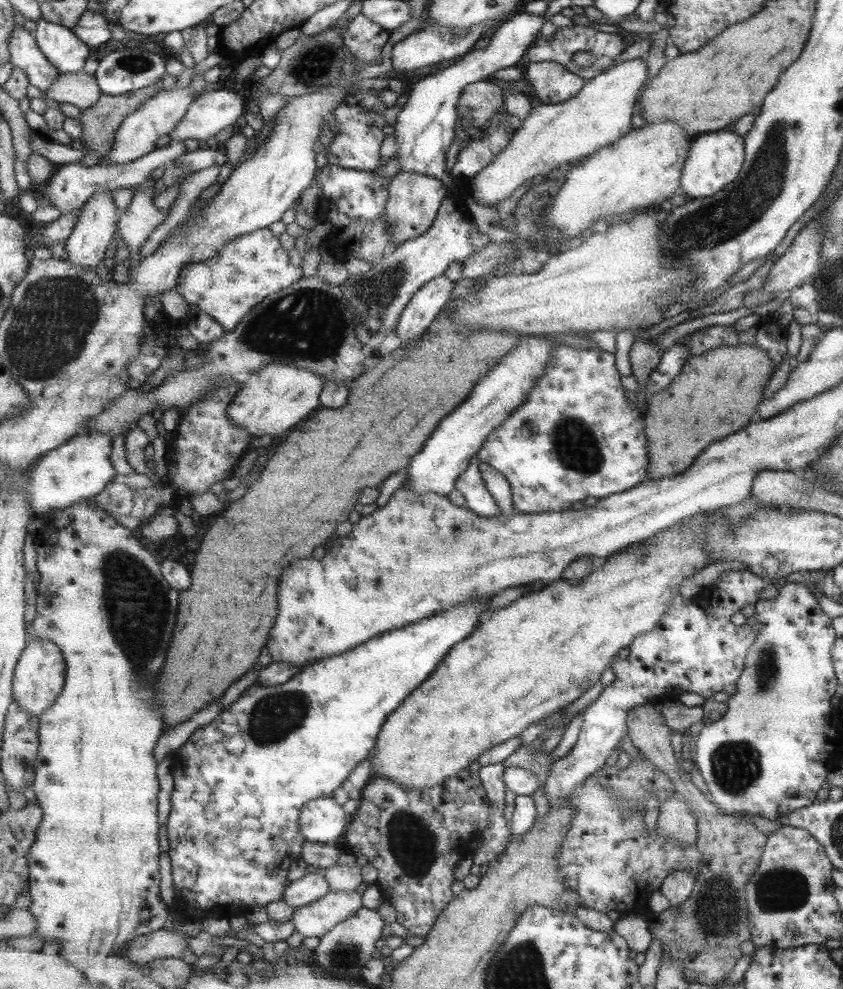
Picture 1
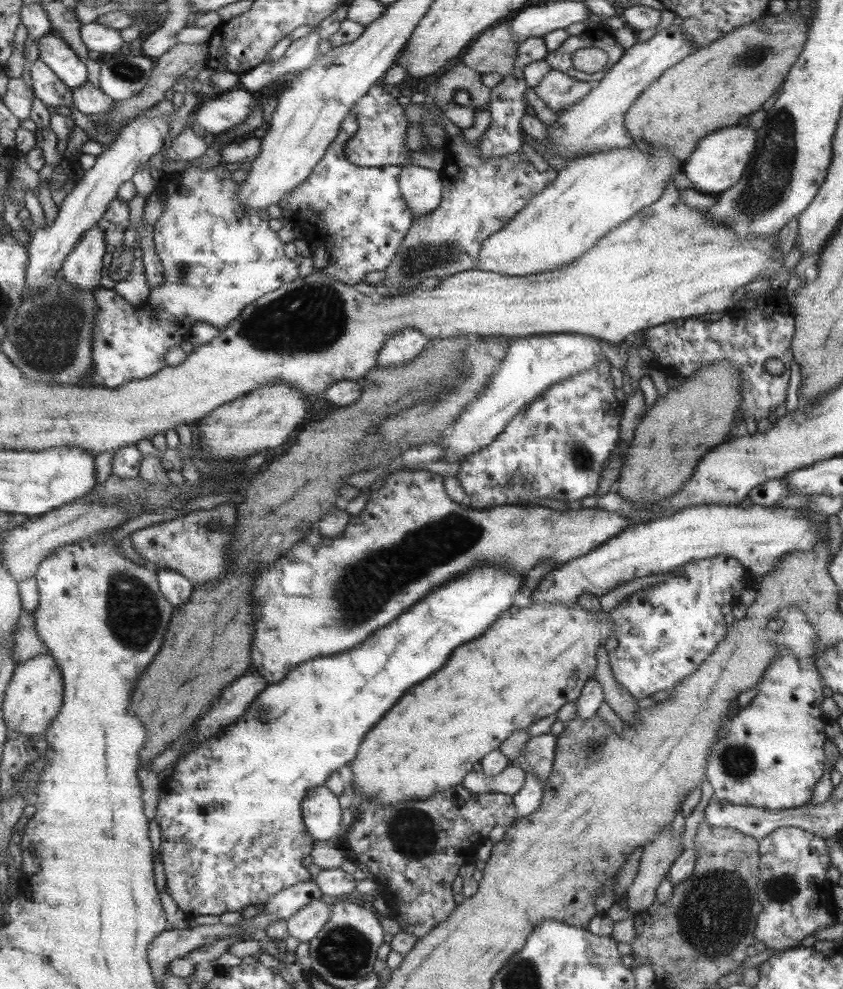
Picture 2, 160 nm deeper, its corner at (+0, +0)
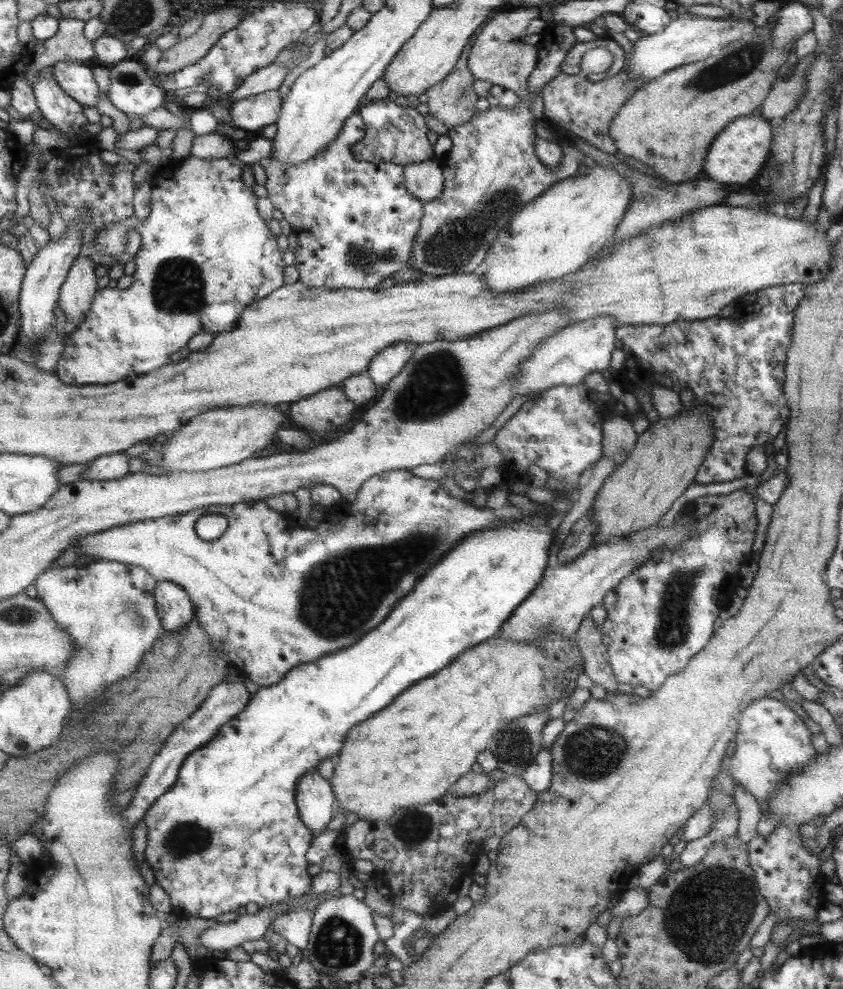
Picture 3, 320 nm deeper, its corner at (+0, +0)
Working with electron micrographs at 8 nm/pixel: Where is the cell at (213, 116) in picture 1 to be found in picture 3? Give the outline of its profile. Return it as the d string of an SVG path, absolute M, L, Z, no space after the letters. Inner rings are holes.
M278 89L228 105L233 126L253 132L269 124L277 125L284 106L285 99Z

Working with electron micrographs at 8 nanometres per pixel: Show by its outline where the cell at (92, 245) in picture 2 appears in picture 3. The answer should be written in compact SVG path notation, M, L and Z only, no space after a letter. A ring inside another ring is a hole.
M89 257L77 258L62 286L58 304L68 322L82 325L93 302L103 290L103 281L95 274L97 265Z

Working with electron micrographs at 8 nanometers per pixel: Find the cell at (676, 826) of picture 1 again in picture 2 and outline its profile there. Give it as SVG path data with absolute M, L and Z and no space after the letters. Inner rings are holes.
M671 827L666 828L658 835L656 840L649 842L649 844L643 848L643 853L641 854L641 858L639 858L636 876L624 894L629 913L645 910L654 903L655 888L659 886L659 882L663 880L663 877L667 874L675 858L677 858L685 848L685 846L679 842L682 835L680 835L678 839L671 839L670 830Z

